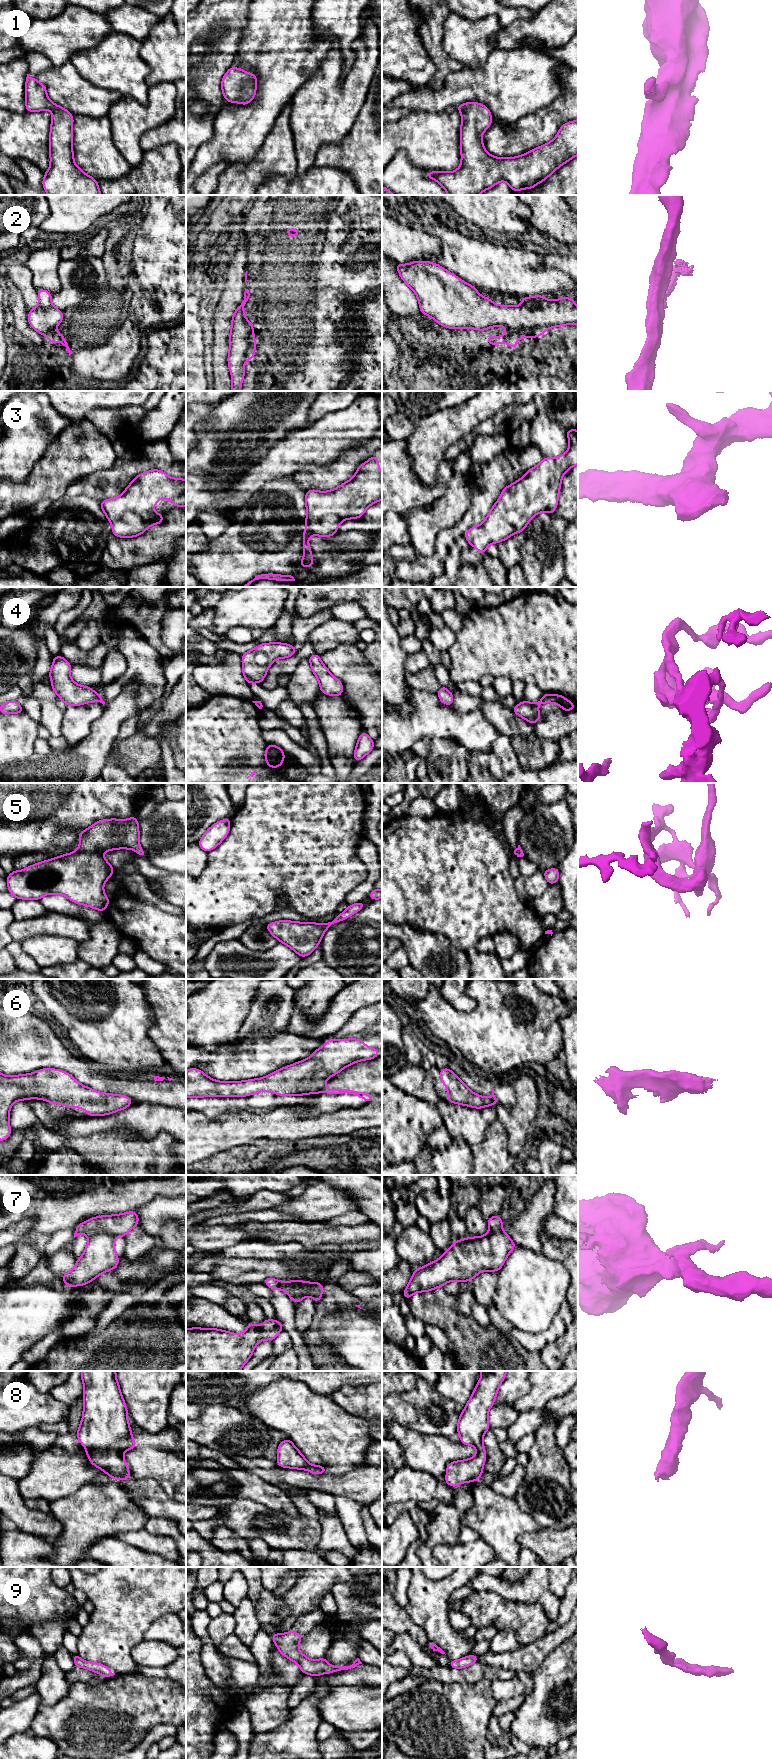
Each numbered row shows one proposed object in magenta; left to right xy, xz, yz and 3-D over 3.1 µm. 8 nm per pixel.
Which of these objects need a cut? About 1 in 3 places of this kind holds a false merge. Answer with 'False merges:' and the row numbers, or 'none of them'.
False merges: 2, 6

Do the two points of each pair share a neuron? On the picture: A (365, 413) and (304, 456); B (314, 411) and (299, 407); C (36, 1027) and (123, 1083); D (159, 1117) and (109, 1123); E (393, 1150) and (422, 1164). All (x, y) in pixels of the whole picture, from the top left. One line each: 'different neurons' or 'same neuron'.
A: same neuron
B: different neurons
C: same neuron
D: same neuron
E: different neurons

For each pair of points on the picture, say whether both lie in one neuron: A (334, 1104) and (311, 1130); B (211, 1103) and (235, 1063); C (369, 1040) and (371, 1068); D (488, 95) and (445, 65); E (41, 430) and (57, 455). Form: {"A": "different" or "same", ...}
{"A": "different", "B": "different", "C": "different", "D": "different", "E": "different"}

